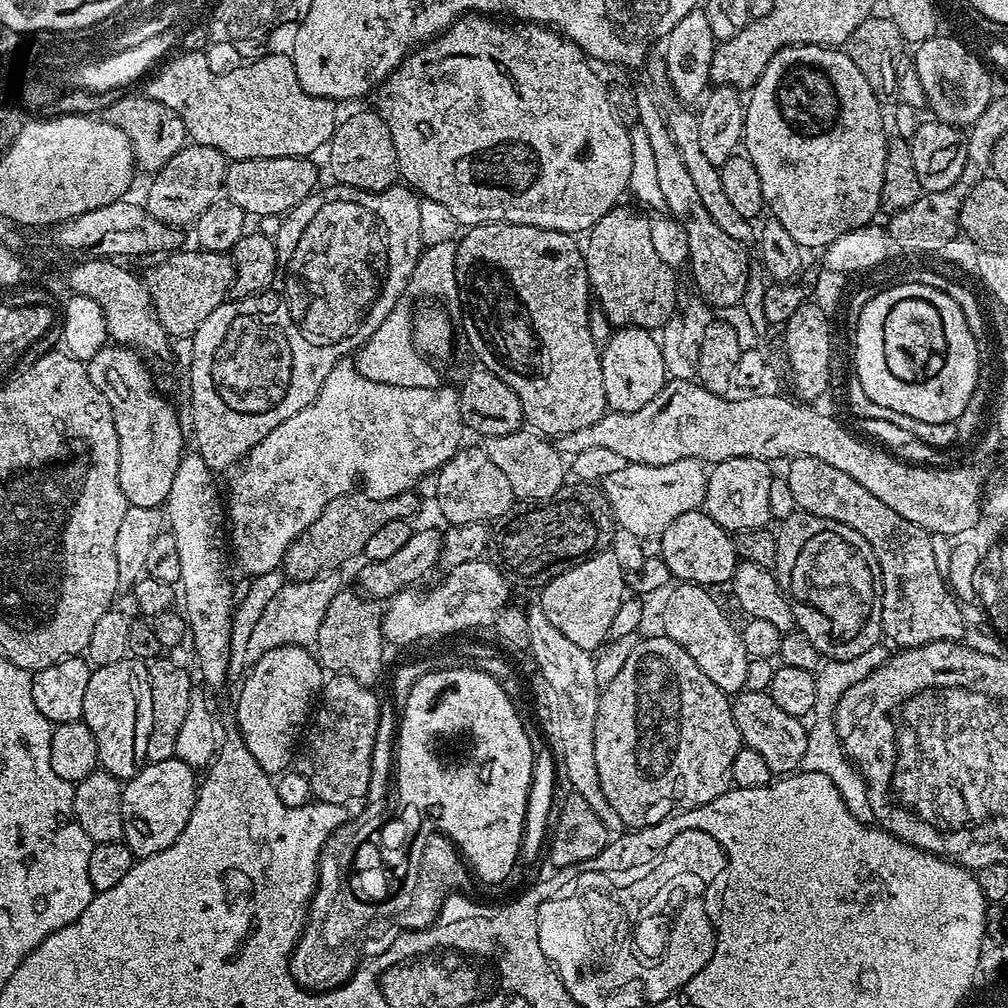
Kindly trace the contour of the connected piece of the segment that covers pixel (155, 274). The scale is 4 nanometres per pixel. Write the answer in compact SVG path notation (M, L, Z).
M177 250L165 255L157 268L143 277L144 287L148 289L148 296L156 310L156 317L160 325L168 331L169 337L184 336L191 338L198 326L218 310L220 304L229 299L234 276L234 266L231 255L222 252L184 252Z

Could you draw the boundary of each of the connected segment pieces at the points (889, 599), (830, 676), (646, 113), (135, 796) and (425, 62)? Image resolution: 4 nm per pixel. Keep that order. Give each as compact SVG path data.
M794 456L787 461L786 475L790 482L790 490L794 493L794 502L801 512L818 514L818 518L830 518L834 522L842 522L850 526L850 530L858 530L862 538L866 538L872 547L871 559L878 569L878 584L882 589L882 622L880 627L883 635L888 636L901 649L917 648L939 640L963 641L966 625L963 620L961 601L953 595L946 576L939 572L934 562L933 547L929 532L922 526L914 526L914 522L906 522L902 514L894 514L890 506L886 506L866 486L854 482L850 474L842 474L830 462L822 462L809 456Z
M883 643L870 646L870 650L866 655L860 658L825 659L815 673L816 701L812 707L811 715L816 716L816 721L810 724L808 728L808 745L806 746L802 768L805 772L826 774L826 778L830 778L830 782L834 782L834 786L838 786L842 798L848 803L848 807L853 810L868 808L868 783L864 780L864 775L861 774L859 768L844 755L840 746L840 739L836 733L834 717L842 694L846 694L846 690L850 690L850 686L854 686L854 682L862 682L862 678L868 676L869 669L882 666L885 660L888 659L890 652L889 649L886 650L884 647Z
M655 95L644 96L644 100L632 100L634 110L638 112L636 116L639 123L646 134L649 135L650 146L653 147L654 162L657 163L657 181L661 184L661 193L664 198L667 211L674 217L680 218L688 236L688 266L692 268L692 276L697 286L695 288L701 298L706 301L713 309L721 310L726 307L739 305L744 300L745 288L748 285L748 279L752 275L752 269L748 266L748 258L744 252L745 247L738 243L735 239L728 236L718 224L712 220L706 210L696 189L690 172L688 172L683 158L675 144L675 140L668 128L668 121L665 113L659 110Z
M170 759L166 762L145 763L140 773L127 781L122 788L123 843L128 845L133 857L153 856L170 846L186 830L190 814L196 805L198 776L186 762Z
M465 14L459 20L454 21L449 28L440 33L439 36L433 36L432 39L424 41L423 44L412 49L405 56L404 61L396 67L385 80L380 83L378 91L375 93L376 104L375 111L379 112L380 117L386 122L386 126L390 130L390 138L394 138L394 154L398 158L398 176L407 187L415 190L423 199L433 200L434 202L442 202L442 206L446 206L446 210L450 210L450 214L454 214L457 225L475 226L478 224L521 224L522 226L538 226L546 230L558 230L569 234L587 233L599 219L608 211L621 203L625 195L628 182L630 180L630 138L628 137L628 128L618 117L612 113L612 104L608 101L608 92L604 89L604 84L600 81L600 76L591 68L593 65L586 59L584 52L573 40L568 40L561 36L559 32L542 24L529 24L527 22L512 22L512 25L495 24L493 17L488 14Z

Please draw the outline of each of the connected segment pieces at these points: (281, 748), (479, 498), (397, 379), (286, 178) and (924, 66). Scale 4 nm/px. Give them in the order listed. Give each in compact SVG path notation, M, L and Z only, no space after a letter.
M283 644L281 648L270 650L262 654L262 658L258 658L247 669L242 680L244 685L236 696L234 719L246 750L250 750L254 762L258 762L258 766L262 766L264 772L279 774L289 771L294 760L294 753L298 748L298 741L309 723L310 713L317 703L325 679L326 672L321 667L320 661L307 647L299 644Z
M461 447L438 469L436 476L438 490L434 504L440 507L449 525L495 522L514 503L510 481L502 470L498 470L498 466L494 466L494 462L490 462L483 447Z
M398 306L388 315L386 322L374 330L363 348L355 353L354 363L358 371L370 382L402 386L403 388L431 388L437 383L436 372L429 361L416 351L412 342L412 322L414 316L404 306Z
M303 156L290 158L262 158L261 160L233 160L227 165L223 195L249 217L276 216L298 207L308 196L317 191L316 168L311 159Z
M932 40L928 44L921 42L915 45L914 52L918 82L922 82L927 107L932 107L931 115L944 124L972 125L994 98L989 69L985 65L976 64L976 60L968 56L959 44L952 43L952 40Z

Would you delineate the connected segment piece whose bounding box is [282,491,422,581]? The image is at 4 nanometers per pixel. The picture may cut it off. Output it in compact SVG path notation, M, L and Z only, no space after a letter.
M415 491L403 492L394 498L370 498L364 492L347 492L338 498L334 498L298 534L298 538L286 550L282 571L289 581L293 580L313 580L322 572L331 572L339 569L339 564L344 564L347 560L352 560L355 556L359 557L363 553L368 539L379 530L386 526L386 522L391 520L411 521L412 515L419 510L422 500Z

